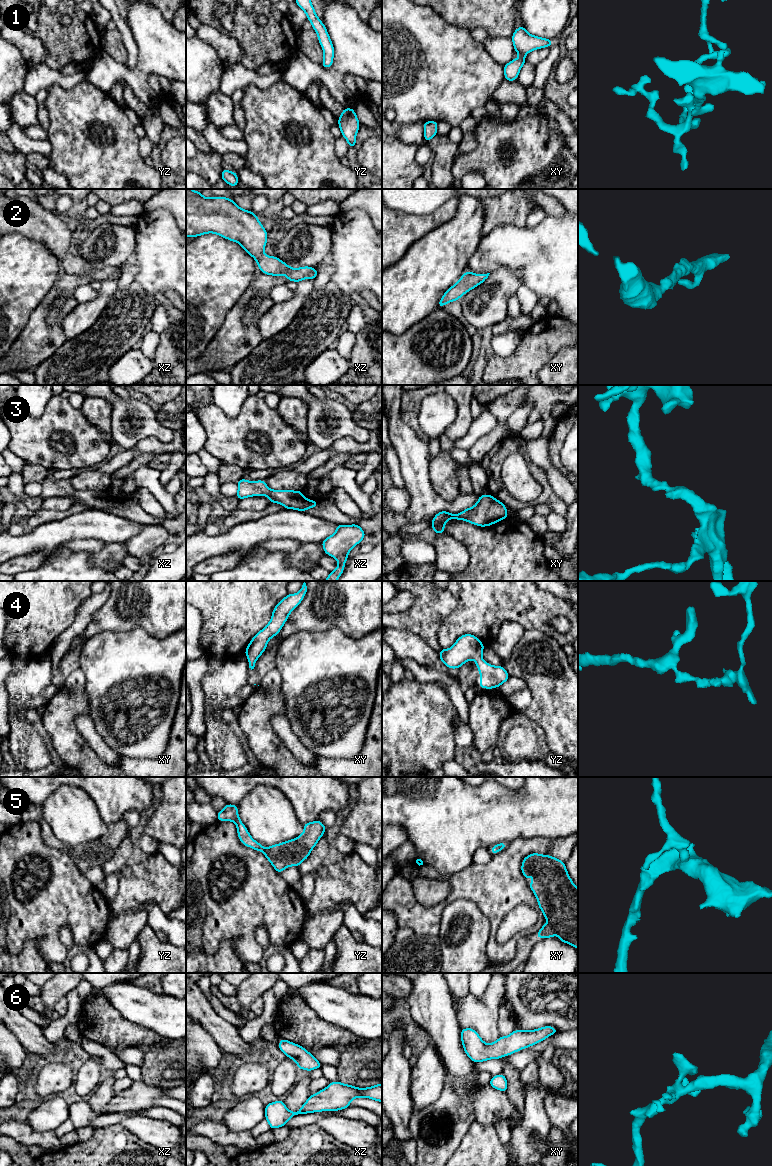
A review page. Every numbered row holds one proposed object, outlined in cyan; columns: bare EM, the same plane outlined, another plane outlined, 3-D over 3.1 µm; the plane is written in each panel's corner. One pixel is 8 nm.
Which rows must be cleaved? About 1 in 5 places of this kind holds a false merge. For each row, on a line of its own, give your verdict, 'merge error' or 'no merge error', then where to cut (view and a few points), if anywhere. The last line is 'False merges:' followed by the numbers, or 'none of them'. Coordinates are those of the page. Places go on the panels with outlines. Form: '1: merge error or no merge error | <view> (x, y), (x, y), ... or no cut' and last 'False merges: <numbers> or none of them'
1: no merge error | no cut
2: no merge error | no cut
3: no merge error | no cut
4: no merge error | no cut
5: no merge error | no cut
6: no merge error | no cut
False merges: none of them

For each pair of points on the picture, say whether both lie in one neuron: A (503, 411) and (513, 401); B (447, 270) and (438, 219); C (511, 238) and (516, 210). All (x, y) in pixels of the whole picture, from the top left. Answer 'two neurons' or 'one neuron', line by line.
A: one neuron
B: two neurons
C: two neurons

